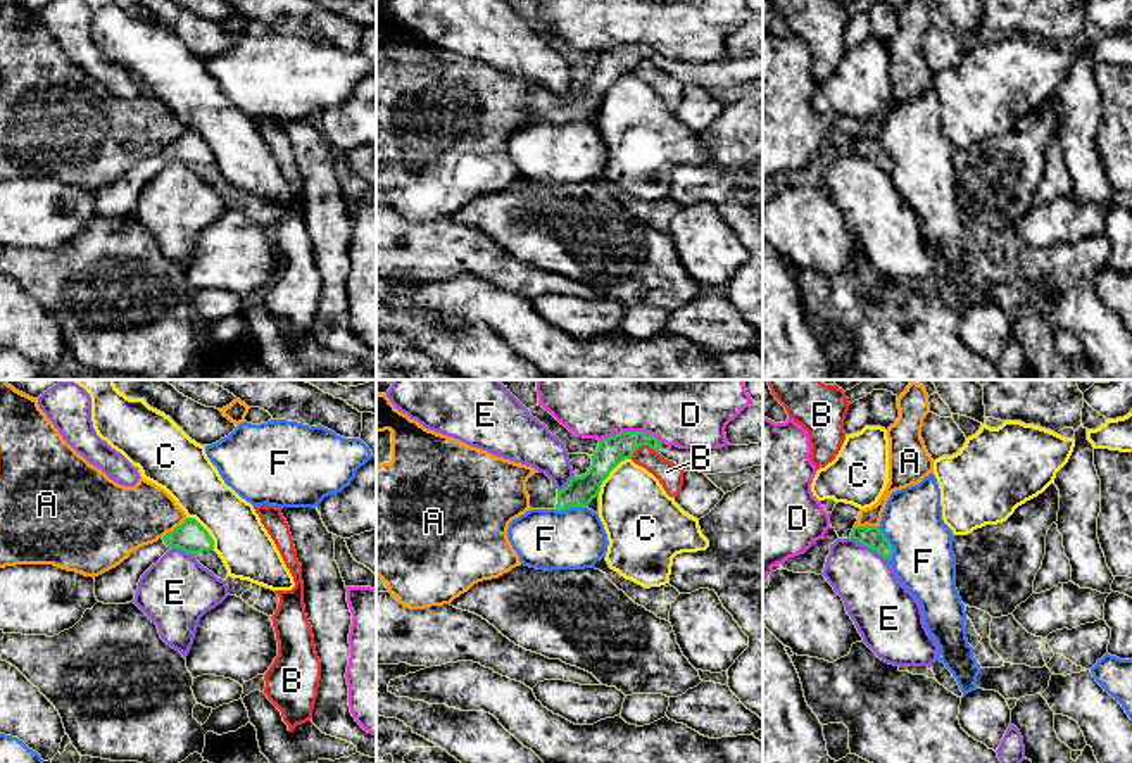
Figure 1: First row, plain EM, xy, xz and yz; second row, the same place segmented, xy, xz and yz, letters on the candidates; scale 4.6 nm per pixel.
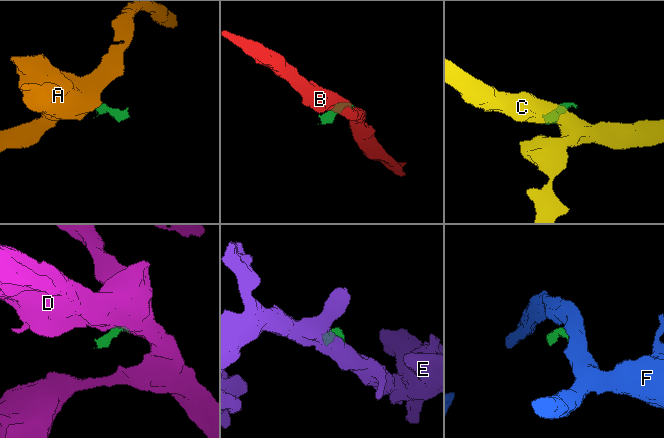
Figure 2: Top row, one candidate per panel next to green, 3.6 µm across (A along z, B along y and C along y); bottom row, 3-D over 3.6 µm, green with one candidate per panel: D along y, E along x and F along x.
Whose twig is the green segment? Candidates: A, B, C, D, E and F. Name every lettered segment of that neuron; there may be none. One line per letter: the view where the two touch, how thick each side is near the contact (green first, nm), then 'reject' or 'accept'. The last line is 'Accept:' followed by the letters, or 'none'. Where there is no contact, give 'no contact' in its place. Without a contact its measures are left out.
A: xy | 150/300 nm | reject
B: xz | 140/110 nm | reject
C: xz | 140/340 nm | reject
D: xz | 140/280 nm | reject
E: yz | 100/280 nm | reject
F: yz | 100/280 nm | reject
Accept: none

